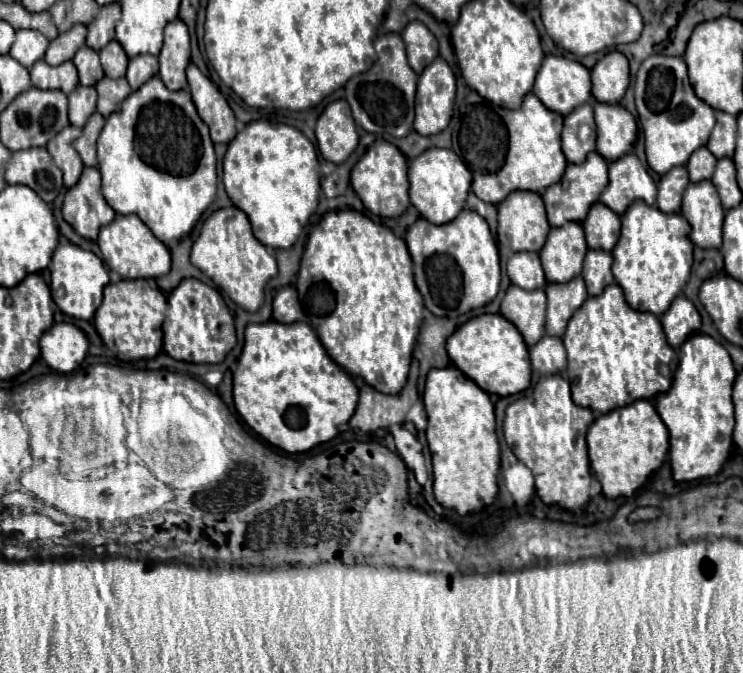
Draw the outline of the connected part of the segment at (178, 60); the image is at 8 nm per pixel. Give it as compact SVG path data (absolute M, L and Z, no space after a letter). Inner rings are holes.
M174 20L164 28L164 46L158 56L160 80L172 92L186 90L186 66L190 64L190 36L182 20Z

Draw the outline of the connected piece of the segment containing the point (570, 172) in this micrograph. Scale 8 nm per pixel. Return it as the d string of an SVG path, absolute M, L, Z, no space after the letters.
M590 152L588 158L582 164L568 164L562 180L558 184L552 184L542 194L542 200L546 204L546 214L550 226L564 226L566 222L582 222L588 214L588 208L598 202L600 192L608 186L608 164L604 158L600 158L598 152Z

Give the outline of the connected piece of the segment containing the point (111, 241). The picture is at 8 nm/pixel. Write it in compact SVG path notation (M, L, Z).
M134 214L116 216L112 224L100 228L98 246L102 258L110 270L122 278L160 278L170 270L170 252L168 248L150 232L150 228Z

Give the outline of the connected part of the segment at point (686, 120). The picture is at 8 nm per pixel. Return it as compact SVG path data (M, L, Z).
M662 54L646 58L636 74L634 96L638 118L646 136L648 166L660 176L676 166L686 166L692 152L708 142L716 118L714 110L694 94L684 60Z

